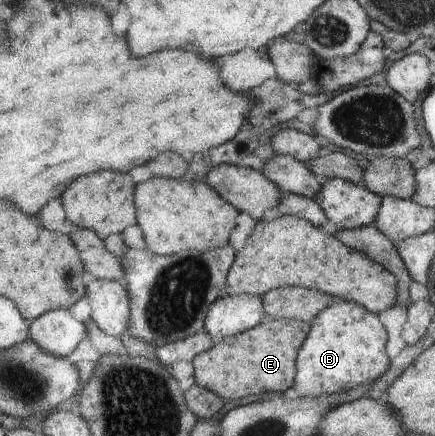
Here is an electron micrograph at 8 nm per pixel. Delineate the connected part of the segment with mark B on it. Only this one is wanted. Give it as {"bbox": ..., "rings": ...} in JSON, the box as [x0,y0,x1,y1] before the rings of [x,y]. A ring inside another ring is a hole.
{"bbox":[292,300,390,398],"rings":[[[339,300],[339,303],[329,305],[310,321],[307,335],[298,349],[294,361],[295,373],[292,385],[295,393],[301,398],[319,398],[346,392],[376,380],[390,364],[386,354],[387,339],[379,318],[357,302]]]}

